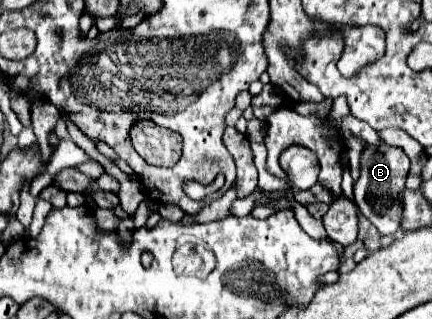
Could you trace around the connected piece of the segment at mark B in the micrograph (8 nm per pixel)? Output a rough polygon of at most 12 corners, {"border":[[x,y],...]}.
{"border":[[366,145],[354,201],[382,235],[402,223],[410,161],[400,147]]}

